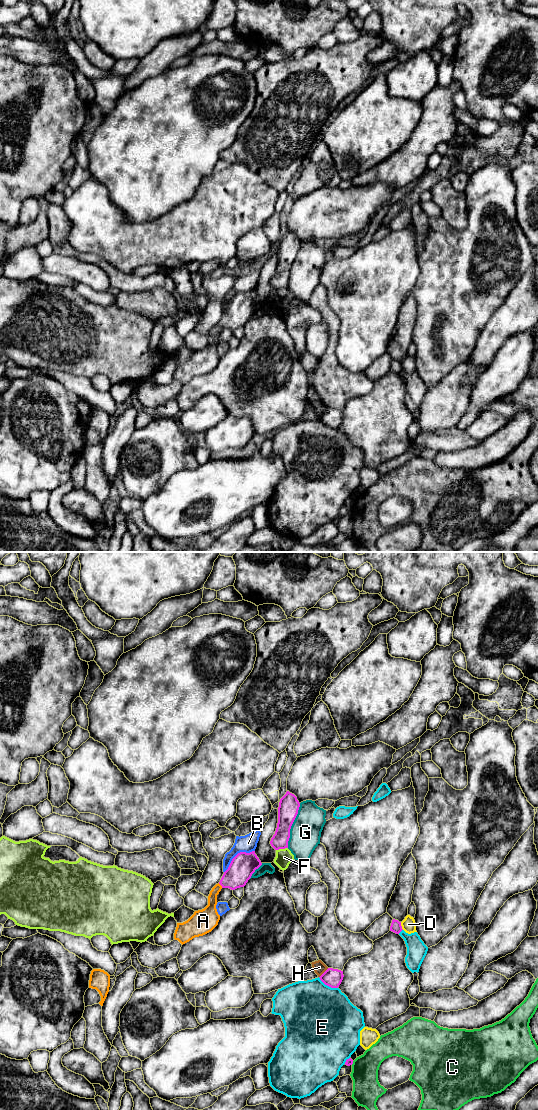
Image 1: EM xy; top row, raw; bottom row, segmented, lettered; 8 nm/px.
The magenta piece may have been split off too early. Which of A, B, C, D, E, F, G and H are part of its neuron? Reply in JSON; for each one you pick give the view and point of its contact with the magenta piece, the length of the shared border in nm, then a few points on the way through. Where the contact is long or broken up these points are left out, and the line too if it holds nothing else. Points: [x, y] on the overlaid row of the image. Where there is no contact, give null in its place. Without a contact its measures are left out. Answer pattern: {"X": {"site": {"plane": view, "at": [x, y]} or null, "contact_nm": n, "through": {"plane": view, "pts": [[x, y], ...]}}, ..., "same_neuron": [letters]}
{"A": {"site": {"plane": "xy", "at": [220, 884]}, "contact_nm": 50, "through": {"plane": "xy", "pts": [[243, 865], [227, 881], [220, 884], [213, 893], [209, 913]]}}, "same_neuron": ["A"]}

